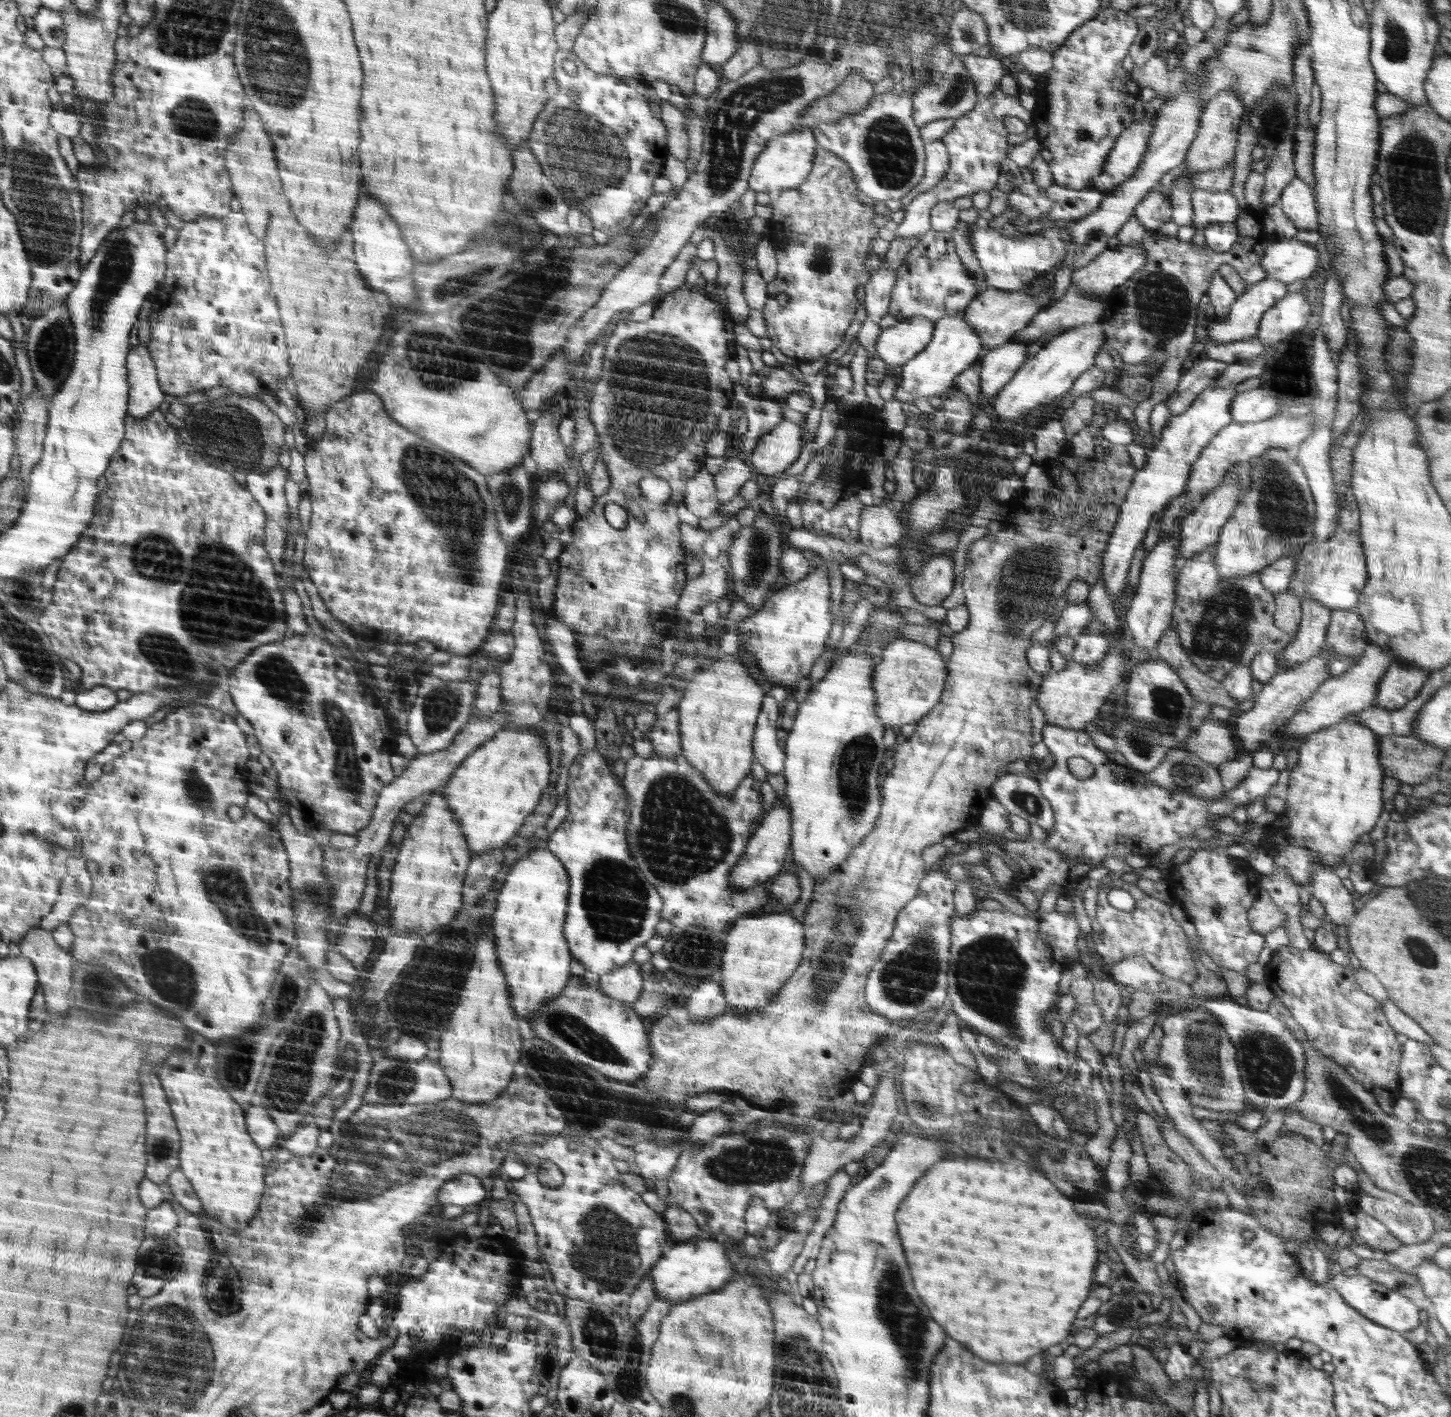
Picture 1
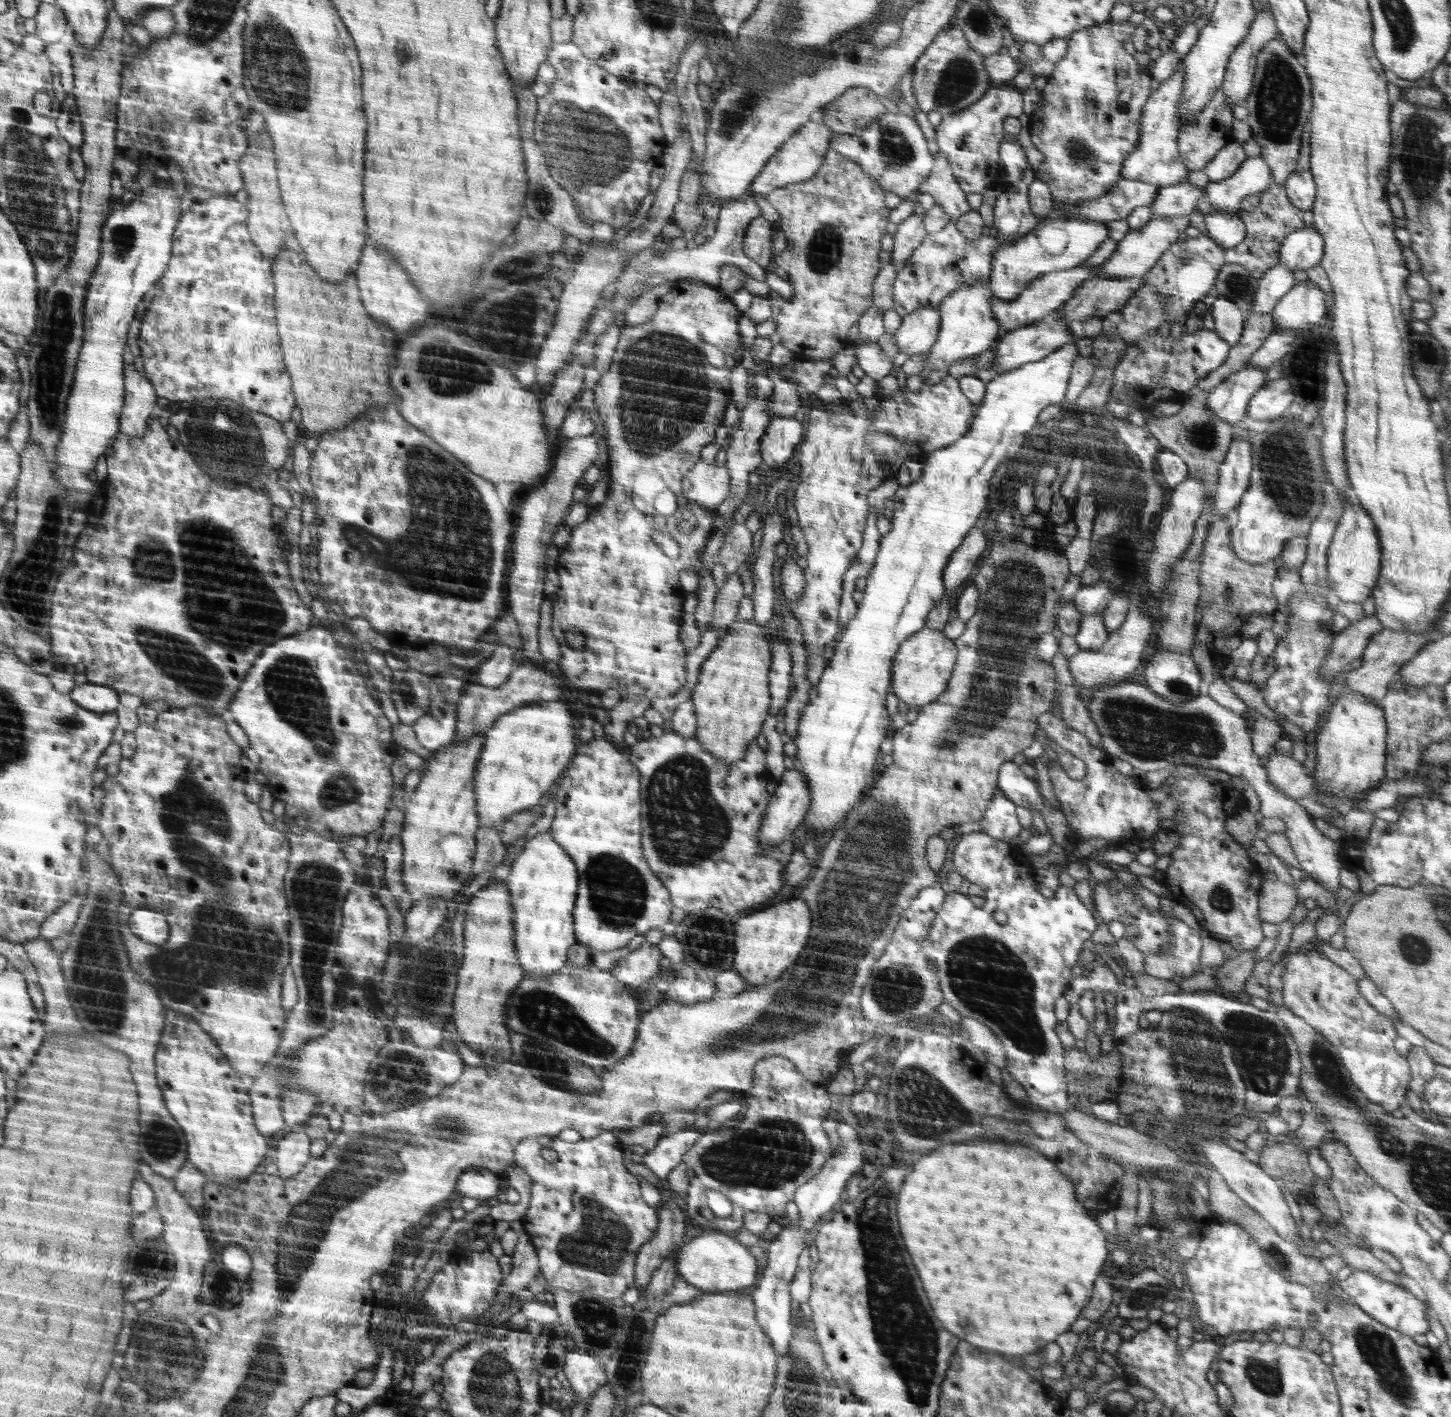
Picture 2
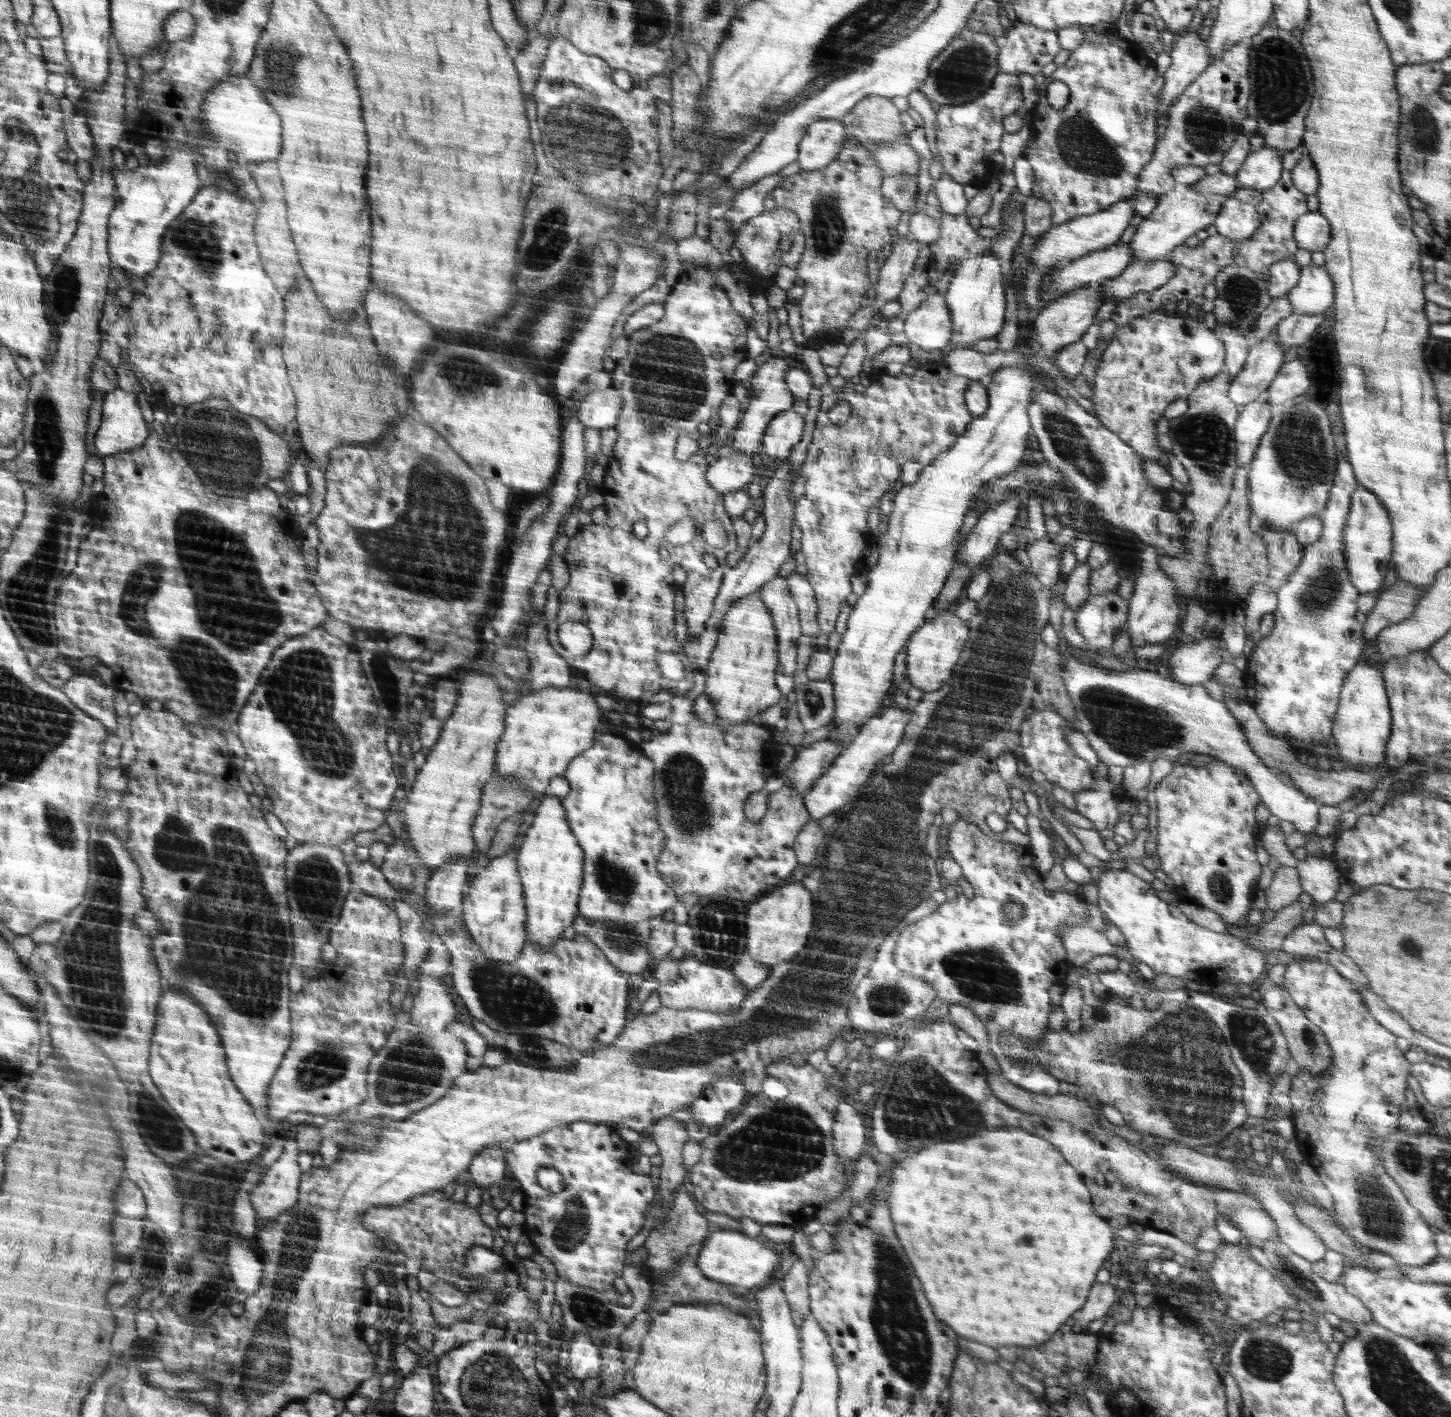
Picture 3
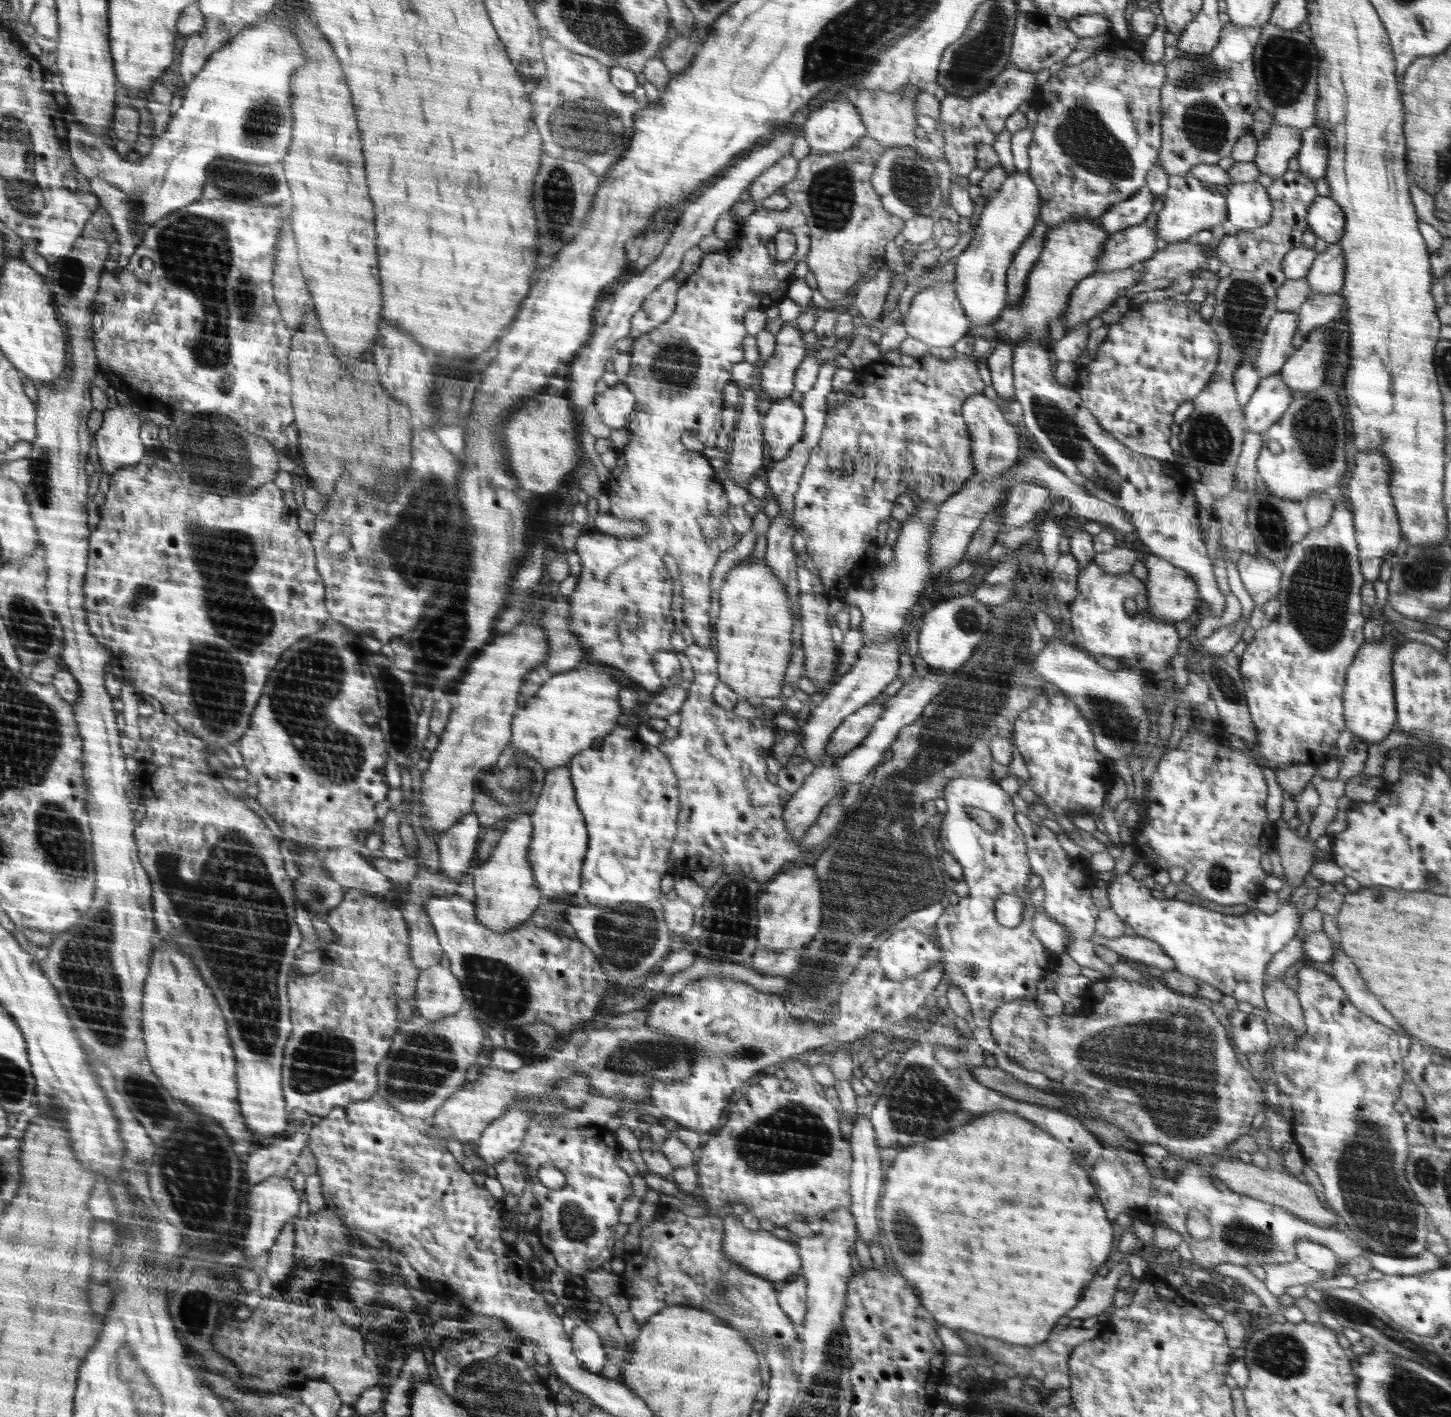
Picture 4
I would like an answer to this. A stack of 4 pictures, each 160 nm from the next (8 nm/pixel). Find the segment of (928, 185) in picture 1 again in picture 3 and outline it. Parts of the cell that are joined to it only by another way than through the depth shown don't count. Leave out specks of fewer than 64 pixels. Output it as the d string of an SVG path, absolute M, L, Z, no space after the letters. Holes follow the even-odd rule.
M943 172L940 179L934 181L934 190L942 213L962 215L968 206L968 198L964 195L963 185L956 182L948 173Z

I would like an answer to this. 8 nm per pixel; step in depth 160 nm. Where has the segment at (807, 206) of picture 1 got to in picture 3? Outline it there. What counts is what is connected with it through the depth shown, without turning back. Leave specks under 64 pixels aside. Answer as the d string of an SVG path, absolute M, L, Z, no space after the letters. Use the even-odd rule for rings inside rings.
M849 137L839 156L830 162L829 165L816 170L801 170L799 173L786 176L784 181L782 181L781 184L772 191L772 194L770 194L771 199L774 200L778 209L787 208L797 216L801 231L805 235L805 252L800 260L800 264L796 265L794 268L798 275L799 283L802 283L805 290L804 296L801 298L800 302L802 331L806 338L806 343L801 346L802 348L808 349L814 348L819 344L840 342L841 334L846 330L849 321L854 318L858 308L864 304L864 300L867 300L868 302L868 298L864 298L864 296L867 296L866 291L872 286L872 284L870 284L870 280L868 280L868 266L862 266L862 264L868 264L866 260L868 260L870 252L881 252L880 248L892 238L890 228L897 228L902 214L902 211L898 207L895 207L889 199L885 198L885 195L881 190L882 184L884 184L884 174L881 170L880 163L877 162L876 155L874 155L869 148L862 146L861 142L856 137Z

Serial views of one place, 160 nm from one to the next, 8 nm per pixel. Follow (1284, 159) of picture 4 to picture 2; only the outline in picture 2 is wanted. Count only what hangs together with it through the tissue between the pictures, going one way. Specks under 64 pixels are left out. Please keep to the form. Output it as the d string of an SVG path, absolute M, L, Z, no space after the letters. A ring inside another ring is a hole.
M1248 157L1238 170L1220 182L1205 186L1203 206L1211 206L1211 212L1239 214L1243 198L1265 191L1272 182L1272 173L1261 157Z

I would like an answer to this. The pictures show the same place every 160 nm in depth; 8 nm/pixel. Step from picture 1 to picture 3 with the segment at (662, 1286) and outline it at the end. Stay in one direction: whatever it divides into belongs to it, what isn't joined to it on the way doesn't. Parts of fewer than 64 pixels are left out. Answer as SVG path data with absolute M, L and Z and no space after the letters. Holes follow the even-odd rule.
M721 1228L717 1232L709 1233L705 1239L698 1265L708 1278L716 1282L726 1283L739 1290L755 1291L760 1289L760 1284L768 1285L768 1280L774 1276L774 1270L780 1266L780 1254L742 1231Z

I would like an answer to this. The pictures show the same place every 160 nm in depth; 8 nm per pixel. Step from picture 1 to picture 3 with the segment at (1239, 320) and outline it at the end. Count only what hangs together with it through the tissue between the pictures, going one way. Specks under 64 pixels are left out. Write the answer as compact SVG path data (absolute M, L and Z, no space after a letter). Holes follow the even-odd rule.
M1293 256L1275 262L1269 268L1269 277L1266 280L1267 293L1271 300L1284 296L1293 286L1296 286L1300 273L1301 268L1295 263Z

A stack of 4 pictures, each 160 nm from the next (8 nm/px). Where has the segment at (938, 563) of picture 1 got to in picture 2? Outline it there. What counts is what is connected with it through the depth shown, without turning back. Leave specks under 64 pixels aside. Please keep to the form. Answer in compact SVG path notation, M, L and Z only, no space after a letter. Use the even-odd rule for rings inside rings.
M974 527L969 530L968 536L961 542L957 549L958 554L954 552L952 558L944 570L944 585L946 589L955 590L960 586L979 562L980 554L989 548L988 543L992 541L991 535L985 535L984 529Z

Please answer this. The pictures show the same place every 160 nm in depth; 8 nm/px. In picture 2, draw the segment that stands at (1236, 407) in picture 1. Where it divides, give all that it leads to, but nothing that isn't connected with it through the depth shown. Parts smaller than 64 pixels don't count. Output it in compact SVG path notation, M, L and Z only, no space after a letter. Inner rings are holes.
M1288 380L1270 381L1249 398L1246 416L1257 421L1278 419L1294 399Z

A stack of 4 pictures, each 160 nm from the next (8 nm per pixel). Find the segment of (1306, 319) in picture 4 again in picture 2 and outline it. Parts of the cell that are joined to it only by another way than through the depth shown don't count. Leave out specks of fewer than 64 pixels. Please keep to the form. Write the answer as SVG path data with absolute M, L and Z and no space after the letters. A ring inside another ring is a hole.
M1298 329L1274 331L1264 344L1250 356L1246 365L1267 370L1272 364L1276 364L1282 356L1288 354L1292 342L1296 340L1296 333L1298 333Z

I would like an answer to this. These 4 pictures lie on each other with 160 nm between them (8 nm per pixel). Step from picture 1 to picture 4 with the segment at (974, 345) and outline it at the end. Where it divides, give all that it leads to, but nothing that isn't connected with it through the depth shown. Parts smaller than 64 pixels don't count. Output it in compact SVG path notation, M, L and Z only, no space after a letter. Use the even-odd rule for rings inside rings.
M1013 172L985 202L974 237L957 258L954 285L973 326L991 326L1007 307L1007 270L1018 248L1032 234L1040 221L1041 198L1028 174Z

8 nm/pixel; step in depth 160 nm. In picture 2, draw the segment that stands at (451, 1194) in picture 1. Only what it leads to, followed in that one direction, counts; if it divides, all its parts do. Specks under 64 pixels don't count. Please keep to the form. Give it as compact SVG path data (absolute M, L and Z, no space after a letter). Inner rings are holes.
M473 1168L465 1170L457 1182L456 1192L468 1198L484 1200L494 1199L494 1196L501 1192L502 1175L492 1170Z

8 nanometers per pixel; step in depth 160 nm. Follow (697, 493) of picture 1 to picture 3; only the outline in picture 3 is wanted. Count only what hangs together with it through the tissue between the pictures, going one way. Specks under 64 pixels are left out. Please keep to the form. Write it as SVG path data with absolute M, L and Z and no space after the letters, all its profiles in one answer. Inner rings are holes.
M734 451L730 458L718 457L716 462L709 464L706 479L710 486L724 495L730 491L746 489L747 485L756 481L755 469L752 456Z

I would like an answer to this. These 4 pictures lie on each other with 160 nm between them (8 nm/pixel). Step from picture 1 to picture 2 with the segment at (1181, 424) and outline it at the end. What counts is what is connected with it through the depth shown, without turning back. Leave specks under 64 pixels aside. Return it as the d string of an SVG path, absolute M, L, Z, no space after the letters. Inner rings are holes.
M1245 366L1231 375L1224 383L1208 393L1207 410L1230 424L1237 423L1246 416L1249 398L1263 388L1267 380L1267 370L1257 366Z

